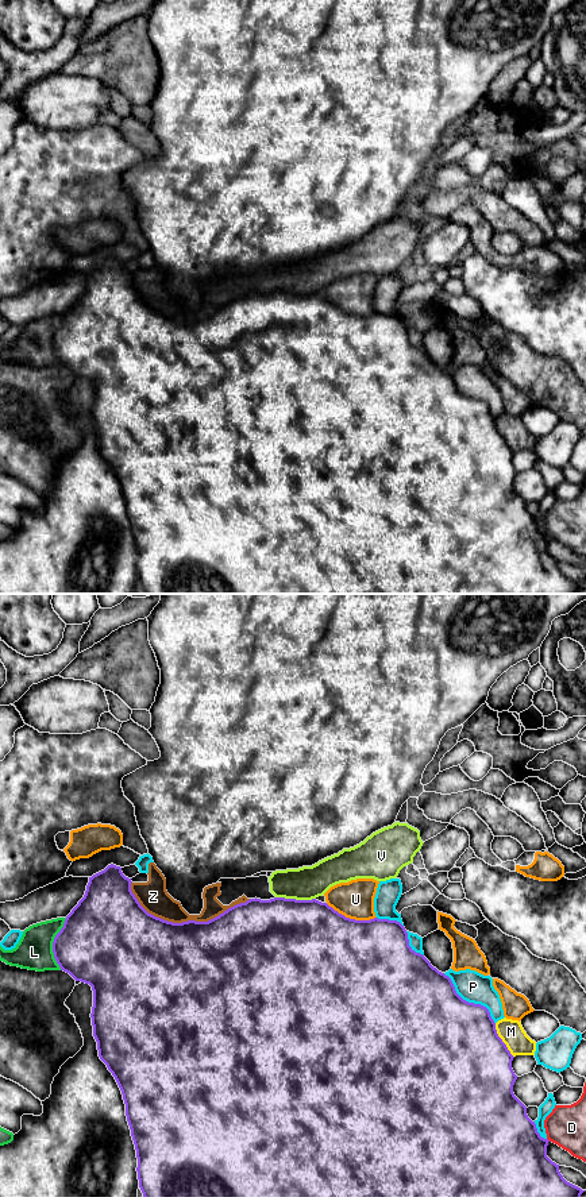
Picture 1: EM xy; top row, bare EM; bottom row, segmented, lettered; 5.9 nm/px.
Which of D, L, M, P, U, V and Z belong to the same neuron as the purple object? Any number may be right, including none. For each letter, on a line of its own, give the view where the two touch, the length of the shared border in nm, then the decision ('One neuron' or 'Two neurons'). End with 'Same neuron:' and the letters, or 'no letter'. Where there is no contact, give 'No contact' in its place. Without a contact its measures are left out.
D: No contact. Two neurons
L: Touches purple in xy. Shared border 320 nm. Two neurons
M: Touches purple in xy. Shared border 240 nm. Two neurons
P: Touches purple in xy. Shared border 440 nm. Two neurons
U: Touches purple in xy. Shared border 320 nm. Two neurons
V: Touches purple in xy. Shared border 240 nm. Two neurons
Z: Touches purple in xy. Shared border 750 nm. Two neurons
Same neuron: no letter

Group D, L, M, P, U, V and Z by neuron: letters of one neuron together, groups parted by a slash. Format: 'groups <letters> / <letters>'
groups D / L V Z / M / P / U

